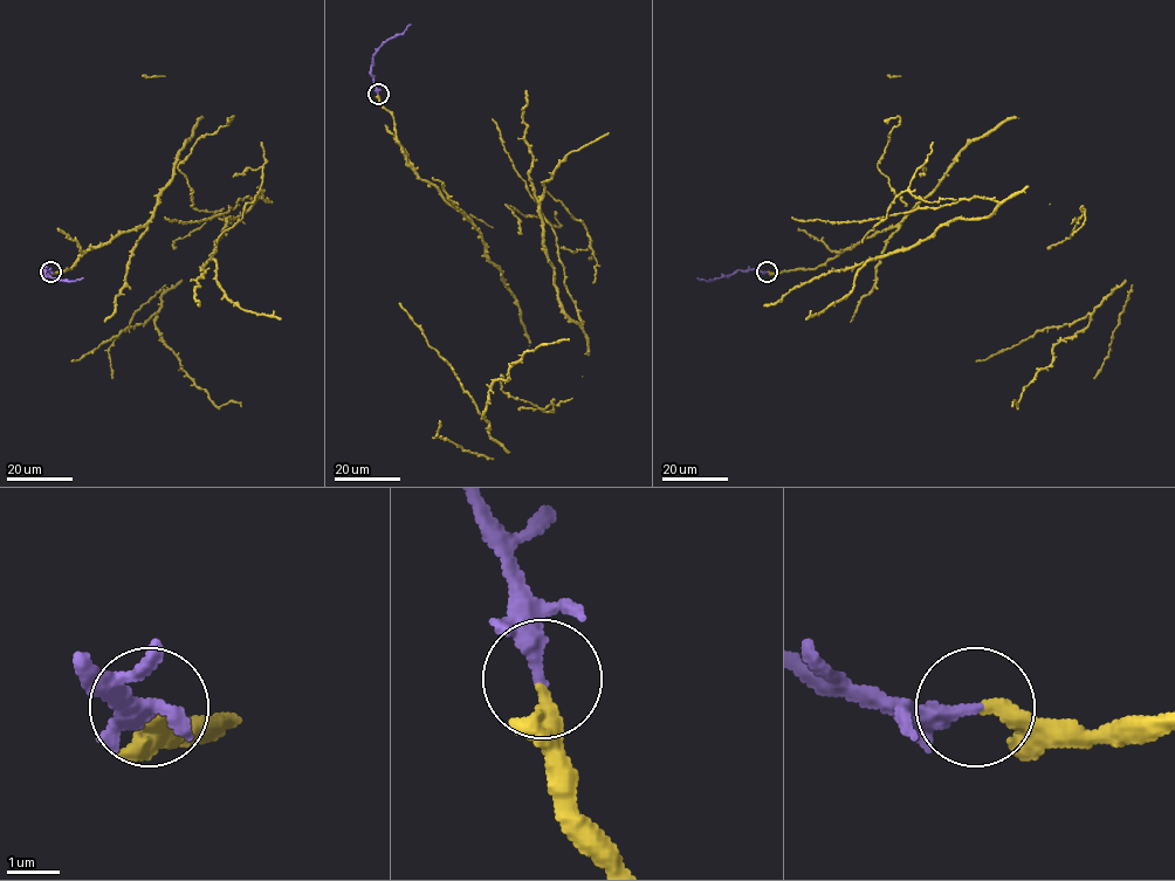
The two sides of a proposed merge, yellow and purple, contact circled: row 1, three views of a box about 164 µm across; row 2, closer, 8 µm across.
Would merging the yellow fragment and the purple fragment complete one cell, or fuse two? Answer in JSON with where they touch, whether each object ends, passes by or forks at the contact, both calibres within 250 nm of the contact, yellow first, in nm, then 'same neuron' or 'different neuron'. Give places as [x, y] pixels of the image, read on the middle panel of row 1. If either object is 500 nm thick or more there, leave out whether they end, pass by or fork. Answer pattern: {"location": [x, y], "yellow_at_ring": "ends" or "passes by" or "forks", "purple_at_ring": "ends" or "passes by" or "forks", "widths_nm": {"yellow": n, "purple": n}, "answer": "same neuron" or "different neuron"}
{"location": [378, 94], "yellow_at_ring": "ends", "purple_at_ring": "ends", "widths_nm": {"yellow": 340, "purple": 320}, "answer": "same neuron"}

